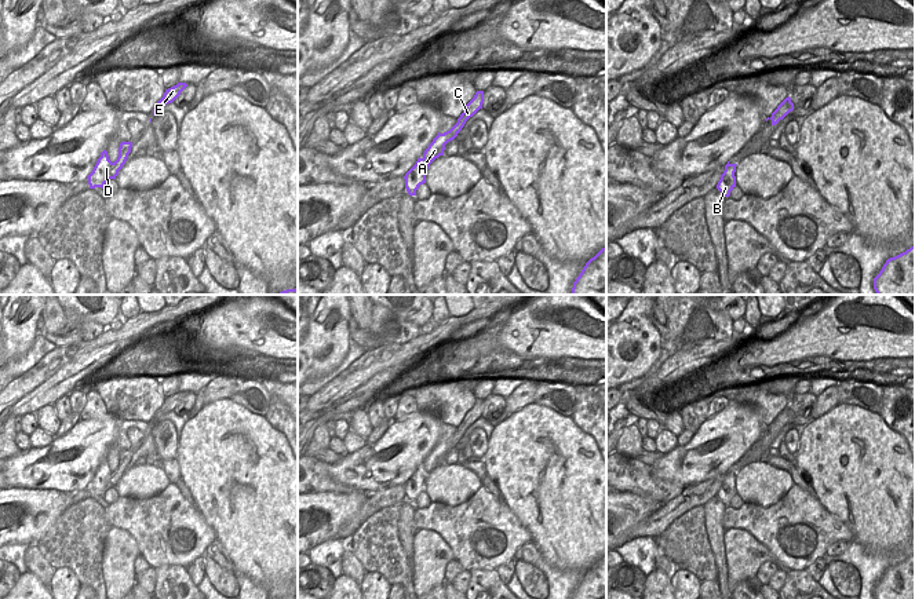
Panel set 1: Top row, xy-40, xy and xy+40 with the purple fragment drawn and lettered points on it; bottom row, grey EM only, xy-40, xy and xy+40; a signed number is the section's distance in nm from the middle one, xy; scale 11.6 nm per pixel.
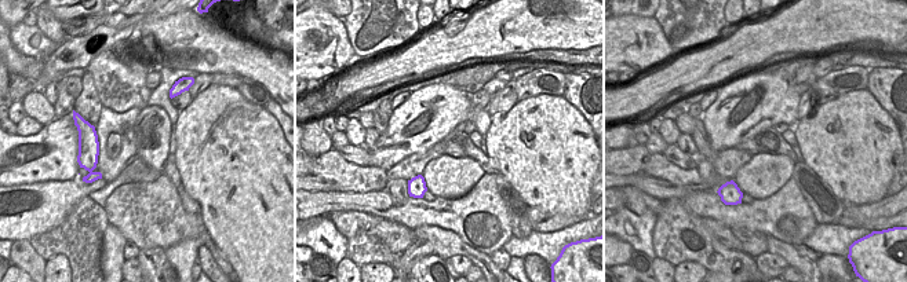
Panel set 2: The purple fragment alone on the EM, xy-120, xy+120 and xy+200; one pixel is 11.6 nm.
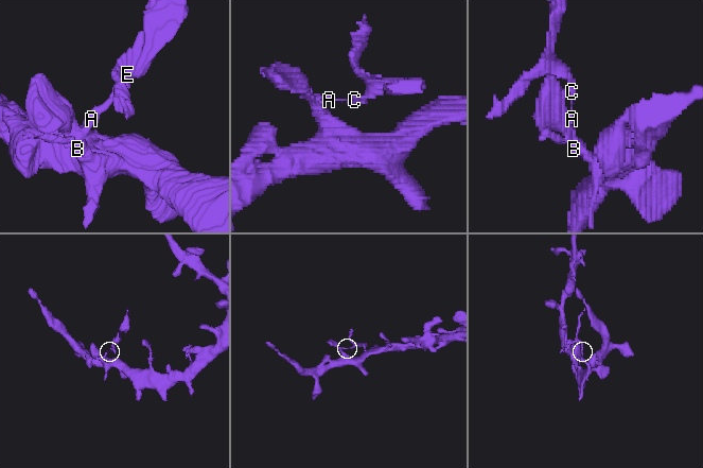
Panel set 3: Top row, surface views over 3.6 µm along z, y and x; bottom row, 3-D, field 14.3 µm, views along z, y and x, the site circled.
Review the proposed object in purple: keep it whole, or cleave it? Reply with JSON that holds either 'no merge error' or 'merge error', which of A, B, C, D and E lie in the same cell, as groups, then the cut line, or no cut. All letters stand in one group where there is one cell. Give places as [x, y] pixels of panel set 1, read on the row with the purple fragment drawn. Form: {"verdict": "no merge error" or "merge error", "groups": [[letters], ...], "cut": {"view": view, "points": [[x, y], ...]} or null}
{"verdict": "merge error", "groups": [["A", "B", "D"], ["C", "E"]], "cut": {"view": "xy", "points": [[444, 132], [448, 141]]}}

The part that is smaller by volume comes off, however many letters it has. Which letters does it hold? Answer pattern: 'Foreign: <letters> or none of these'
Foreign: C, E

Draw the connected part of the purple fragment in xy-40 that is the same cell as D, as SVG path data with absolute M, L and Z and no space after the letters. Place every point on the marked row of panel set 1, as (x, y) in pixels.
M121 142L119 147L119 157L114 162L109 160L107 151L103 150L98 158L92 172L87 176L90 189L102 187L110 179L116 179L119 171L125 164L131 153L132 142Z

